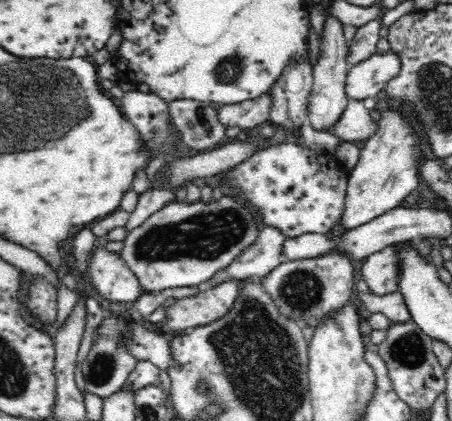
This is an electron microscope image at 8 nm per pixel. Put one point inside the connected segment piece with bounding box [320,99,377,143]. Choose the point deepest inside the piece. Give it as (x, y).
(355, 124)

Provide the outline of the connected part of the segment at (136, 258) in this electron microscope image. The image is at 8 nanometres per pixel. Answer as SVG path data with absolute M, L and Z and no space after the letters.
M224 196L220 202L214 202L211 200L209 204L201 204L199 201L194 202L194 204L185 204L185 200L181 197L177 202L173 201L162 210L158 210L152 217L144 220L140 226L134 227L131 231L127 232L126 236L122 240L122 249L116 254L118 257L126 263L126 267L136 276L138 283L140 284L140 289L144 293L158 293L161 290L173 289L176 287L184 286L199 286L206 283L210 278L214 277L220 270L224 271L224 268L228 267L228 264L234 260L234 257L238 256L238 252L242 252L248 244L252 244L258 236L260 226L258 224L258 218L255 216L255 212L251 210L250 206L247 206L243 200L235 200L235 198L229 198Z

